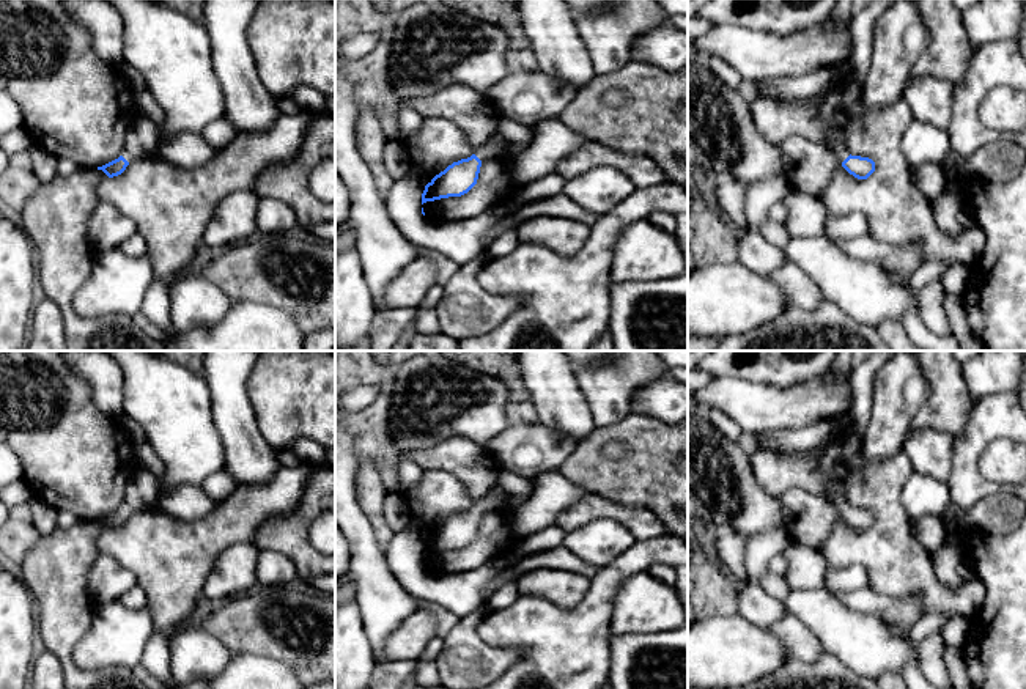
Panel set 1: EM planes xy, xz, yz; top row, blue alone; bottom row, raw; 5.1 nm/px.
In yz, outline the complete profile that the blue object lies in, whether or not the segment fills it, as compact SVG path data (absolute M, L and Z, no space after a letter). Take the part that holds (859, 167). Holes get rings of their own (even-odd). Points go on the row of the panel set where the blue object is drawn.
M834 132L826 148L842 162L842 167L858 179L867 179L875 171L875 162L869 157L851 156L845 148L845 137Z

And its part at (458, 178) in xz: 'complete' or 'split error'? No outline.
split error

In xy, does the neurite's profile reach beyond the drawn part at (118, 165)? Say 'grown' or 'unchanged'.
grown

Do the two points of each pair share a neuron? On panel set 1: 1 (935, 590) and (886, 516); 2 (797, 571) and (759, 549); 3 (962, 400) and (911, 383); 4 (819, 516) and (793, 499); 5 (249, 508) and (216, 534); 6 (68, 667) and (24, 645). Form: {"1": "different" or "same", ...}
{"1": "same", "2": "different", "3": "different", "4": "same", "5": "same", "6": "different"}

